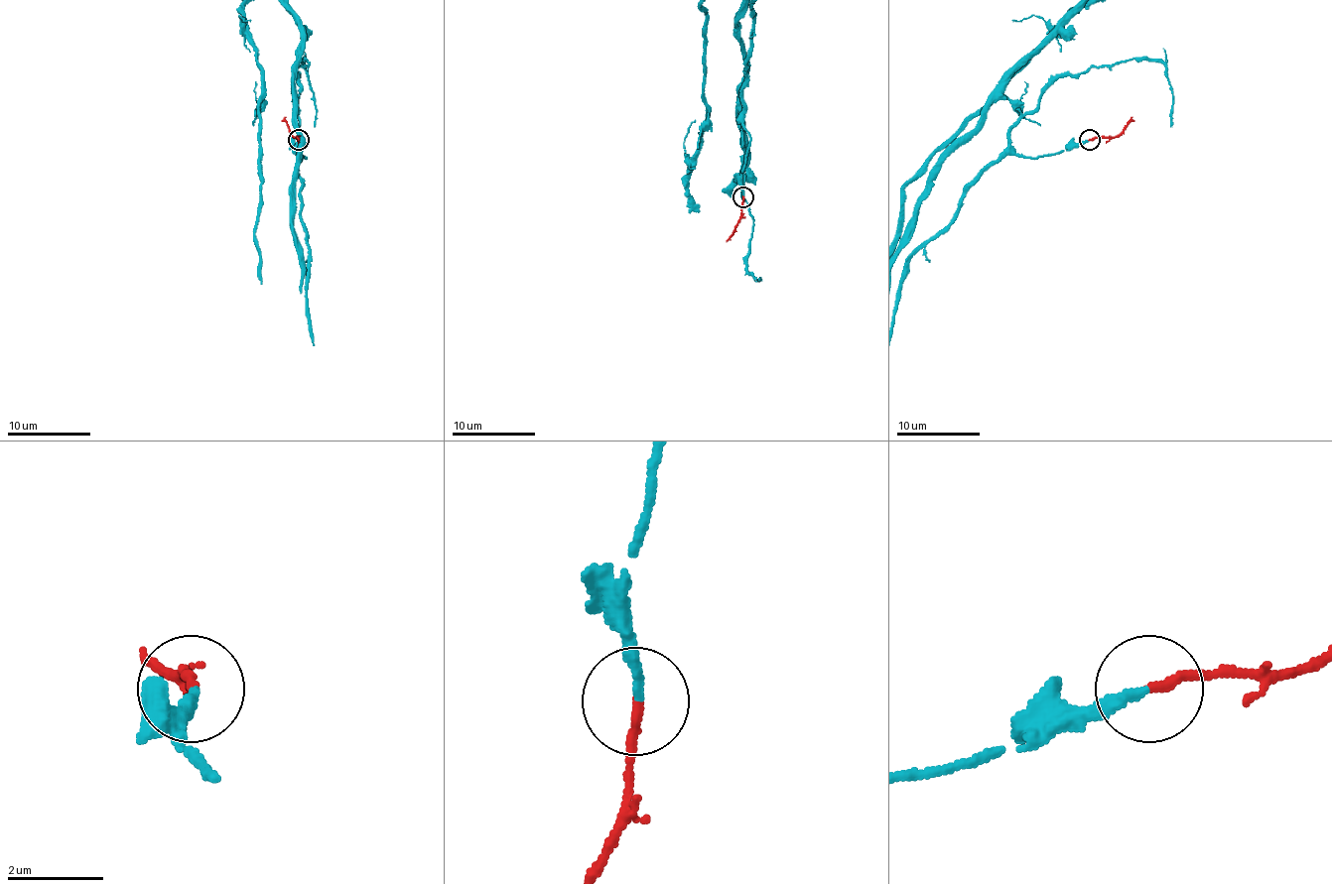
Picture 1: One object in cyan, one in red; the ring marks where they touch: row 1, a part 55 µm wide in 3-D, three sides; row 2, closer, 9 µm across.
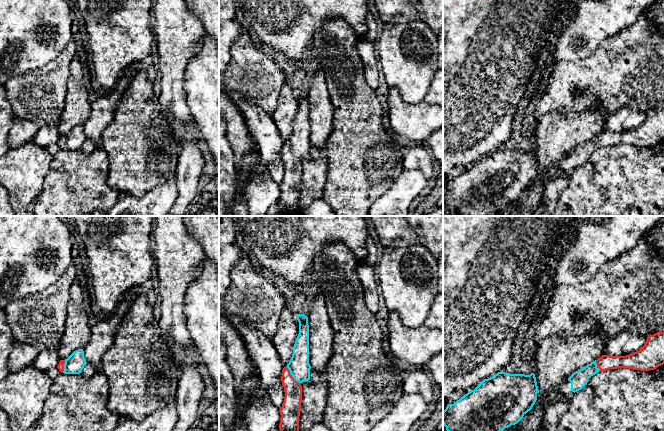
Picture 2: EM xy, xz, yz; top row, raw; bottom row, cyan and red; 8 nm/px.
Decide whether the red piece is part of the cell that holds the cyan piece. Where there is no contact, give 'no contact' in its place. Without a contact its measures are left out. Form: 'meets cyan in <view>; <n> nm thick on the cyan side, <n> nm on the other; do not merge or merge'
meets cyan in xz; 170 nm thick on the cyan side, 150 nm on the other; merge

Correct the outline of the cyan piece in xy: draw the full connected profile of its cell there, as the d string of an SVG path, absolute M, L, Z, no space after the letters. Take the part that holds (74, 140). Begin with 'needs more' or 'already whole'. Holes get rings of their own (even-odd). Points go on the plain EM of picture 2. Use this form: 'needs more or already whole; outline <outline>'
needs more; outline M83 125L74 127L67 135L60 136L57 144L65 150L79 150L86 141Z

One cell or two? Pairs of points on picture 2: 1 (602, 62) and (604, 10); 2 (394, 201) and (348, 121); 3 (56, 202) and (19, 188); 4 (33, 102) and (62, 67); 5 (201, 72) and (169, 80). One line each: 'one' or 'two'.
1: two
2: two
3: two
4: one
5: two

